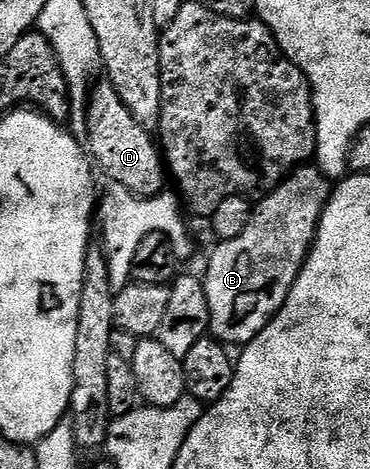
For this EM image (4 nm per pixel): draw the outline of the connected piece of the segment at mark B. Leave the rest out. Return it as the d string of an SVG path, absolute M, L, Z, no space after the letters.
M317 165L299 166L261 199L262 207L255 209L254 219L236 240L215 245L204 281L210 309L209 333L219 342L241 348L274 320L314 245L318 221L328 201L326 185L328 179Z

